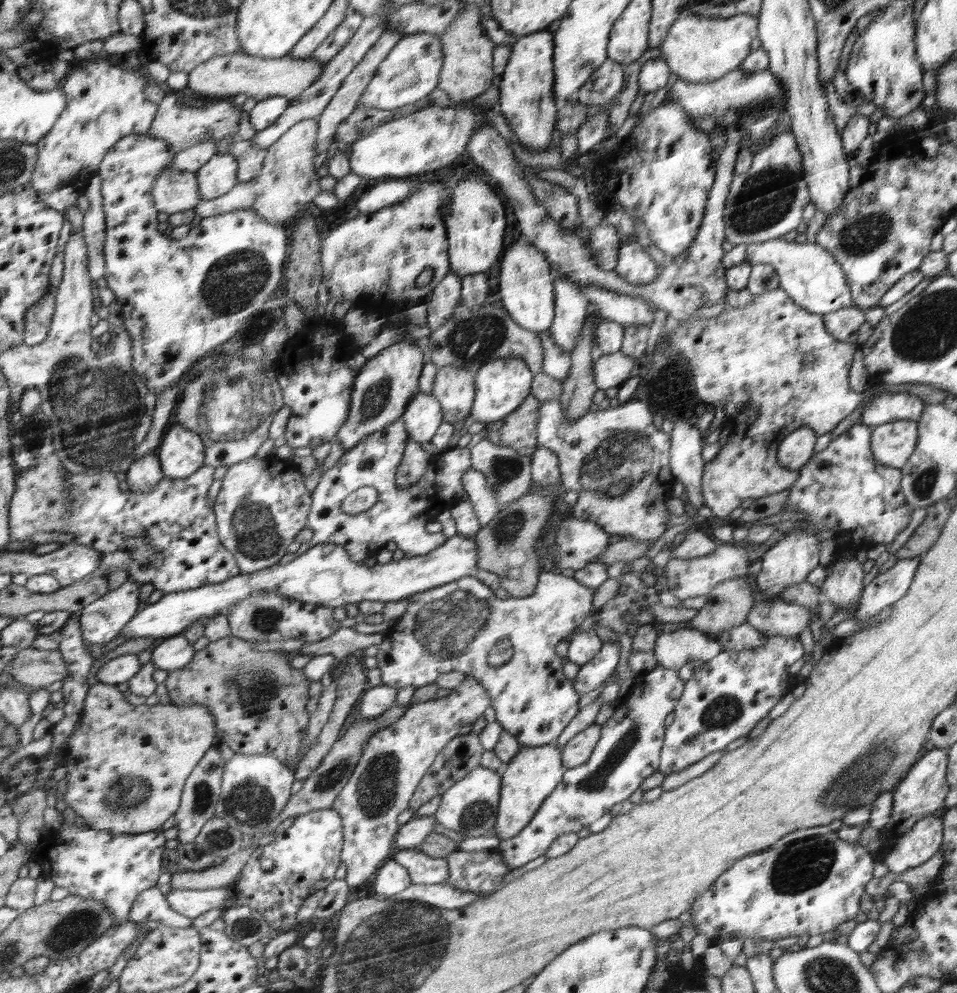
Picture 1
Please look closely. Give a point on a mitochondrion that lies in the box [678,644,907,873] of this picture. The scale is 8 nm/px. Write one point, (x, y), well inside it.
(848, 784)

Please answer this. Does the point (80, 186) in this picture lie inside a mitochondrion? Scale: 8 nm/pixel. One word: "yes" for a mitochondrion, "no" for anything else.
no

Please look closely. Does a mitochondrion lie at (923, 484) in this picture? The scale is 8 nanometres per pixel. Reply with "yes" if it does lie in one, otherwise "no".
yes

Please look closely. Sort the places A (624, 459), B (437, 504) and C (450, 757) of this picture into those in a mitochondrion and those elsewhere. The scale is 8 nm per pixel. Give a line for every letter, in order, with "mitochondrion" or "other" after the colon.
A: mitochondrion
B: other
C: other

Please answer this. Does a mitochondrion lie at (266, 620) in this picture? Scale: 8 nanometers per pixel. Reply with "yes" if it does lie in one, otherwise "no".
yes

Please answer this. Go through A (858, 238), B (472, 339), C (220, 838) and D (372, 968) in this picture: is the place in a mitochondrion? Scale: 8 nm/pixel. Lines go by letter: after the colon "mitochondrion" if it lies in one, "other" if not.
A: mitochondrion
B: mitochondrion
C: mitochondrion
D: mitochondrion

